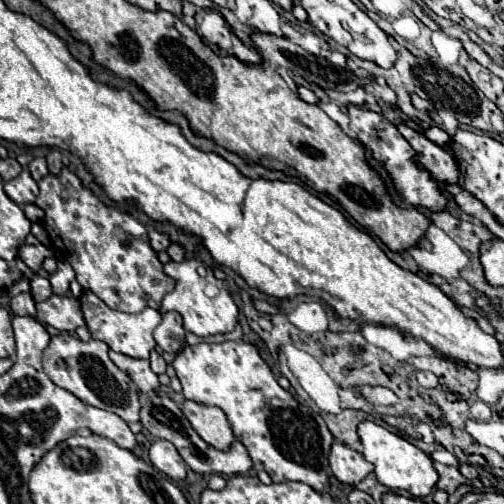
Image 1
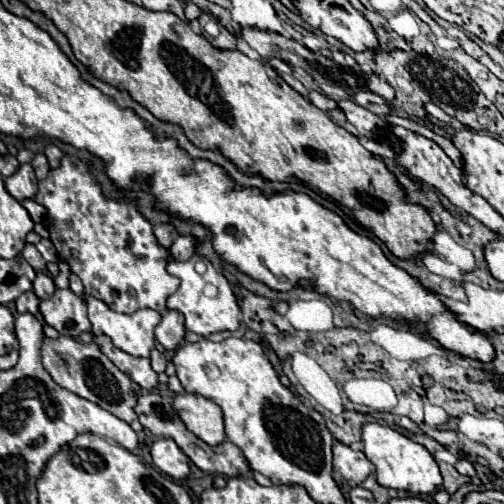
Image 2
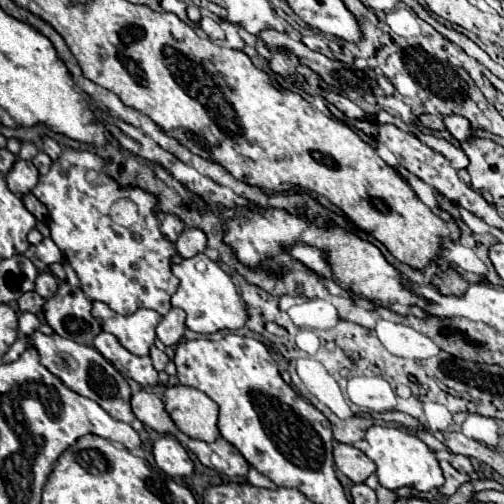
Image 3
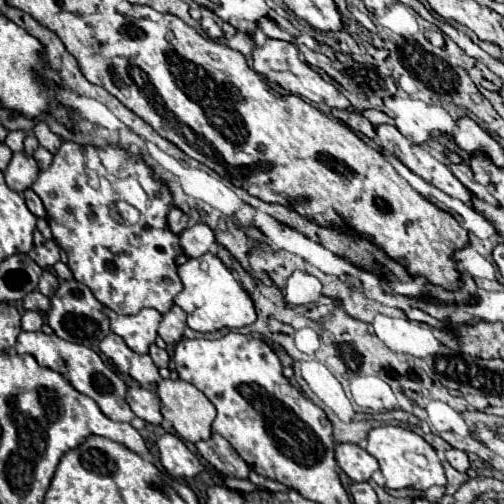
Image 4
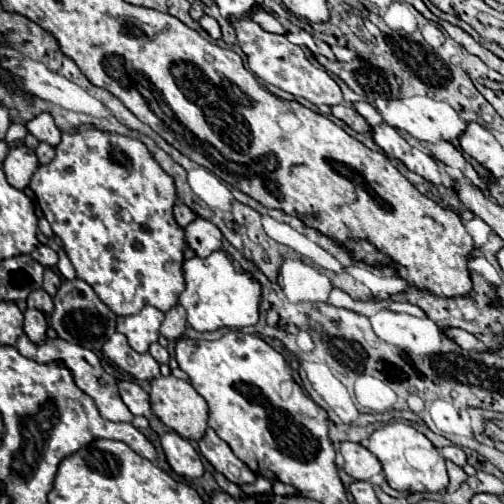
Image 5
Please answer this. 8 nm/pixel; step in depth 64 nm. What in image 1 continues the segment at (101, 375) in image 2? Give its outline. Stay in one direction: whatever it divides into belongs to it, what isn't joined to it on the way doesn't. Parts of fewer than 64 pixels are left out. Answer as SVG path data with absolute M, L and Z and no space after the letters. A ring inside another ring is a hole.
M70 334L54 336L48 344L48 348L44 350L42 366L54 384L72 392L84 404L114 412L128 424L140 420L138 390L132 386L130 378L108 358L108 344L106 342L102 342L102 340L82 342L80 338L70 336Z

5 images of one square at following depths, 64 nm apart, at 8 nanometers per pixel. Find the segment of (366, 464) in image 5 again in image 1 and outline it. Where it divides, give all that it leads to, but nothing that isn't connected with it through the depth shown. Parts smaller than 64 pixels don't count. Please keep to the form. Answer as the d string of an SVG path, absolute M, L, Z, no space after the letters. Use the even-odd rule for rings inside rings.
M342 442L332 444L332 452L328 460L330 460L332 474L342 484L350 484L350 486L356 486L374 470L374 466L360 452L352 450L350 446Z

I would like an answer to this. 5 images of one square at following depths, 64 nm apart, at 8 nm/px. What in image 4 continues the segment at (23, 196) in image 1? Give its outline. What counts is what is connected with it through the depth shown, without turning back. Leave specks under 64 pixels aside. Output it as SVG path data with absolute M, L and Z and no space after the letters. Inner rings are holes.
M16 152L12 156L6 172L4 172L4 178L6 178L6 184L14 192L20 192L22 194L24 190L28 190L34 184L38 172L40 172L38 170L38 164L36 164L36 160L32 156L26 156L22 152Z

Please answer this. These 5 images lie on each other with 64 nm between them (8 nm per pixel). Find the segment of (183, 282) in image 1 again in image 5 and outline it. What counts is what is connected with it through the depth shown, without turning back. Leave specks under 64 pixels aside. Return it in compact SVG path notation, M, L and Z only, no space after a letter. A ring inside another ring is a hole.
M222 250L212 252L208 258L190 258L182 266L186 290L178 296L178 302L188 312L188 324L198 332L212 332L218 328L244 328L258 322L260 284L246 274L236 272L232 262Z

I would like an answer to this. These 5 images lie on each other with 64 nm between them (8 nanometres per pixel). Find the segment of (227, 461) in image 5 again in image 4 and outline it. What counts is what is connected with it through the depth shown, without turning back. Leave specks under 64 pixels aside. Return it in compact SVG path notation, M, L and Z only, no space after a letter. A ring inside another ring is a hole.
M216 432L207 441L196 442L200 456L219 473L231 478L248 478L250 466L234 452L230 443Z

